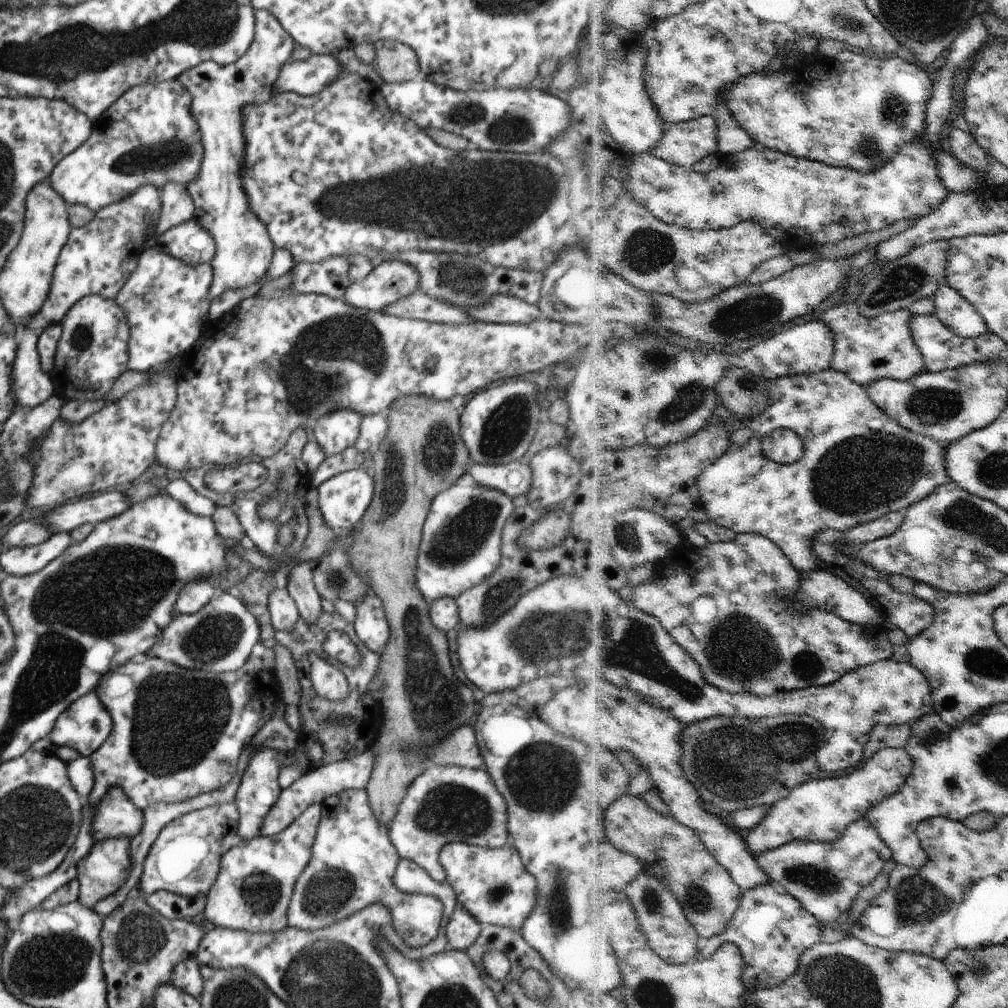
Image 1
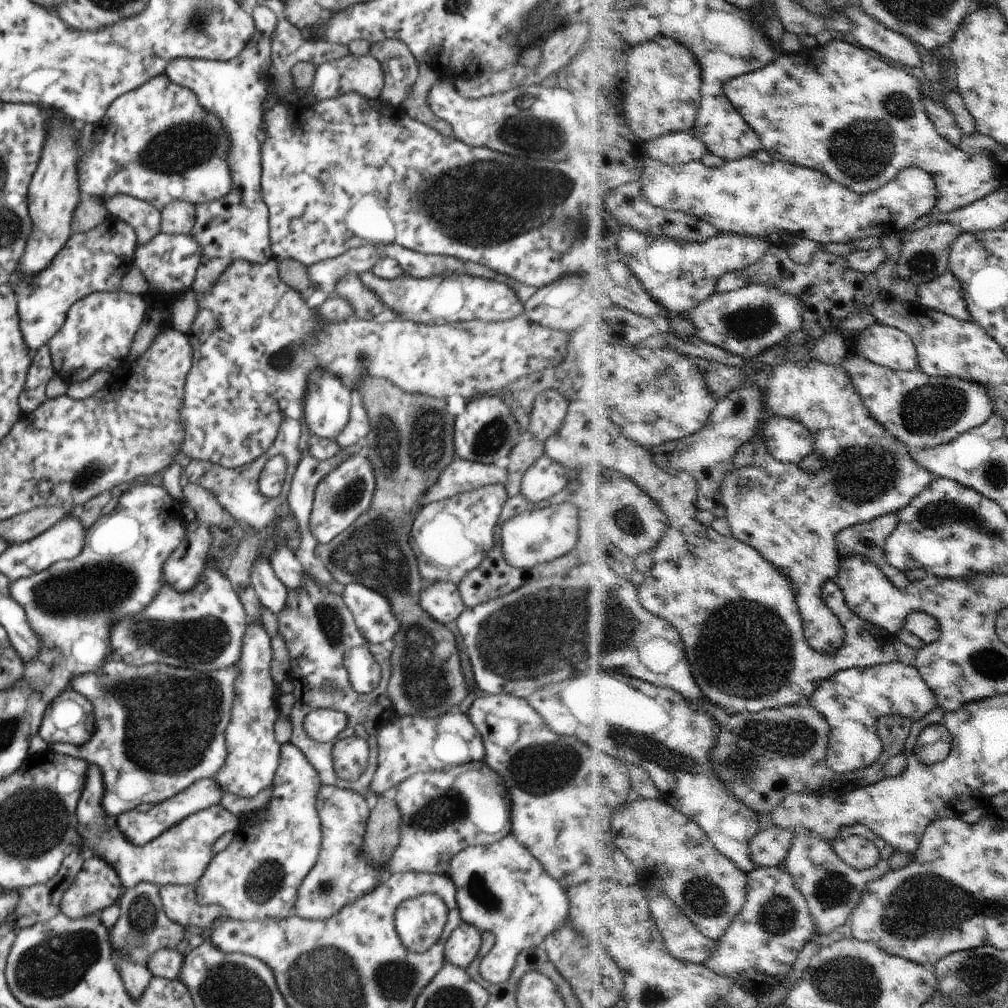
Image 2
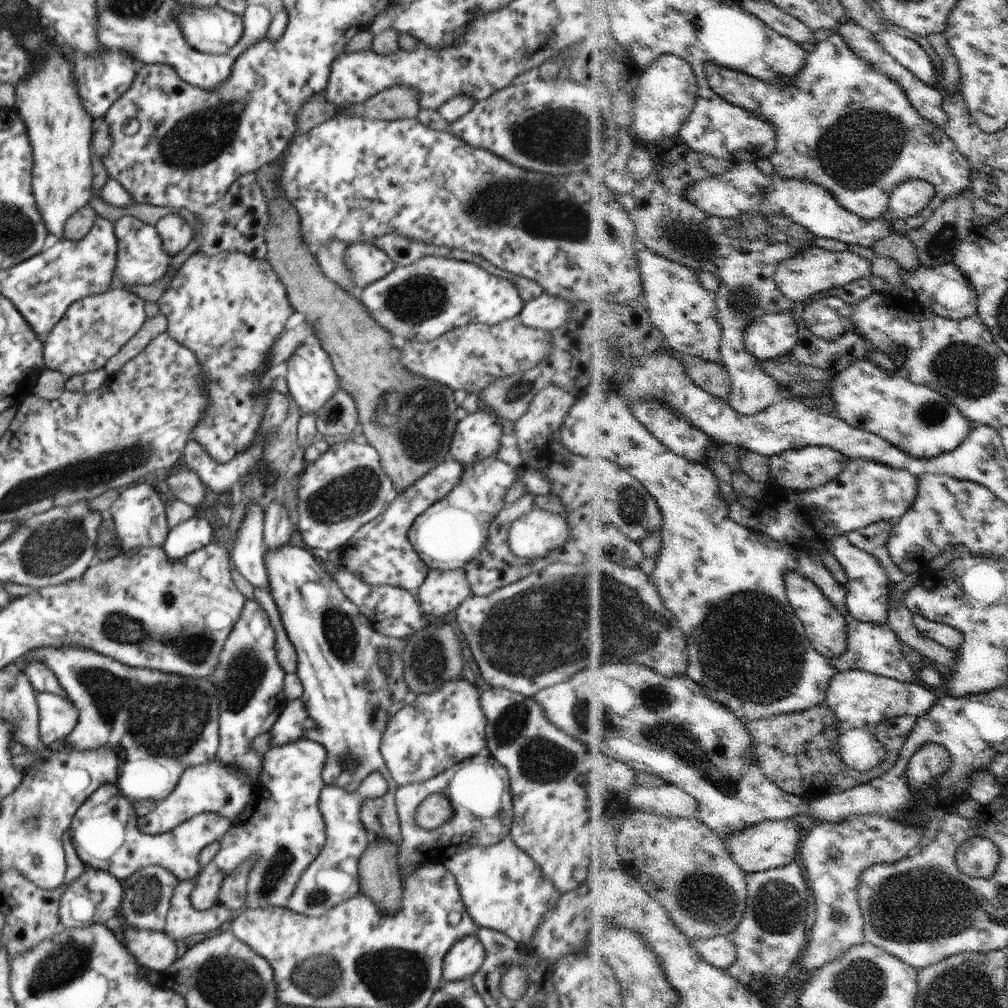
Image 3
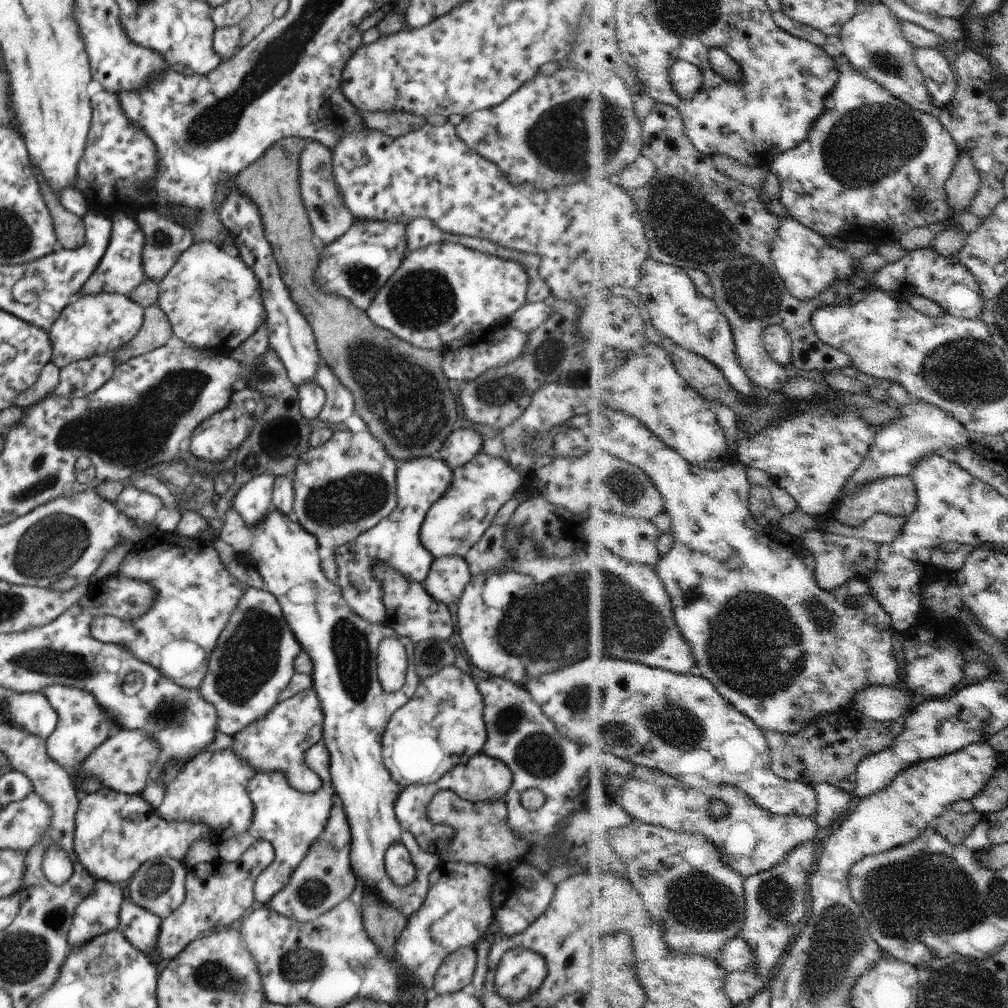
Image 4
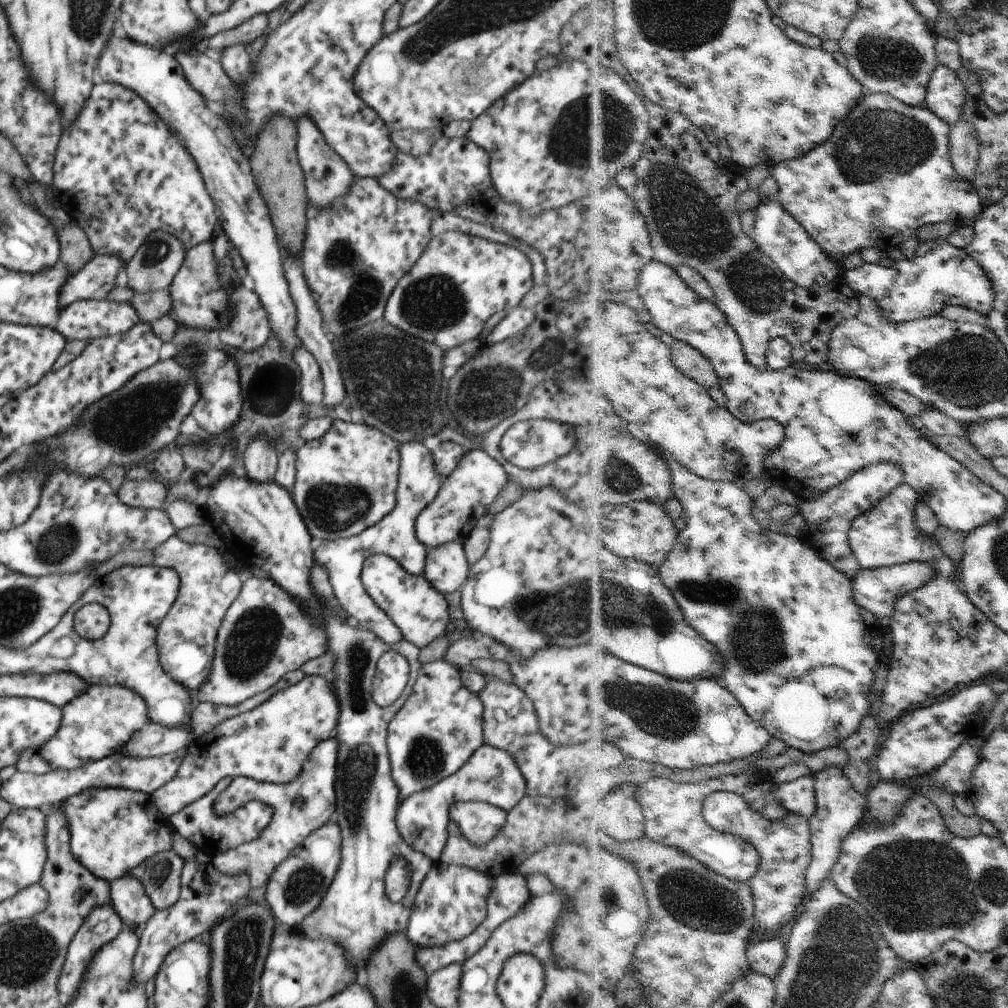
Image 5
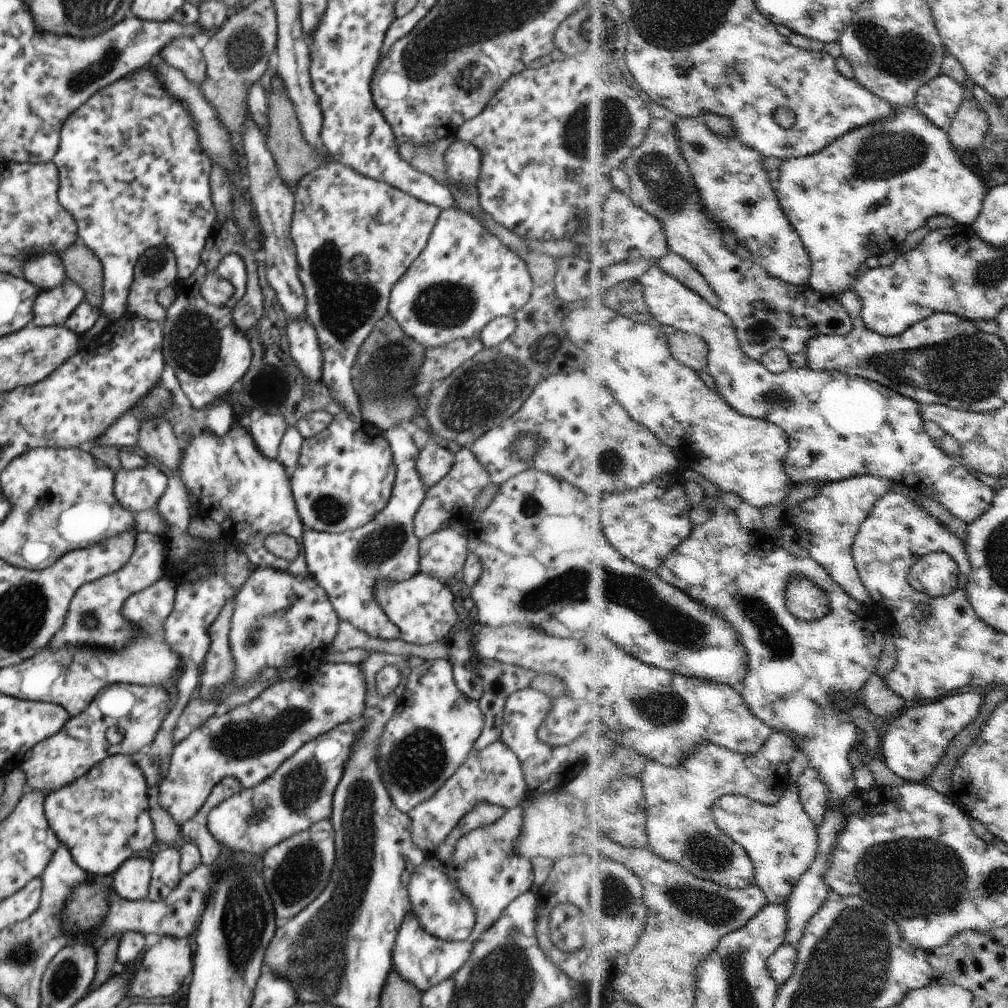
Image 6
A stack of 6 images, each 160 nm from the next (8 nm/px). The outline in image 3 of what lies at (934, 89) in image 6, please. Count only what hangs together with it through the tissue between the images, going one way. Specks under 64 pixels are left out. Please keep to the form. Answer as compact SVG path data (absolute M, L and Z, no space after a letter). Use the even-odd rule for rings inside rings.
M893 31L874 34L885 48L915 76L918 76L925 84L937 88L939 84L939 72L931 60L931 56L925 52L925 48L911 38L899 36Z

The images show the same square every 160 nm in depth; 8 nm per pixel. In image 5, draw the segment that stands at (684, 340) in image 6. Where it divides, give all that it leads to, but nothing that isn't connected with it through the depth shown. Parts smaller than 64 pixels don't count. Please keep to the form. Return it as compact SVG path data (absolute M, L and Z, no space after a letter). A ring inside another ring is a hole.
M674 339L671 344L671 359L678 369L693 380L700 382L707 388L720 386L721 378L713 366L712 360L704 355L698 348L688 342Z

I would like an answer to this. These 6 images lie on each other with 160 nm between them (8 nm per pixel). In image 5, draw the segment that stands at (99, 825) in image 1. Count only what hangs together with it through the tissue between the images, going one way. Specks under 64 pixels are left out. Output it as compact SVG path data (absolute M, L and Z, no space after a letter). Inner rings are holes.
M229 777L220 778L209 789L209 792L167 818L171 828L180 834L182 840L189 841L198 849L220 853L257 838L272 815L272 808L268 804L263 804L261 801L249 801L221 817L217 817L214 813L213 804L215 804L217 796L231 781L232 778Z

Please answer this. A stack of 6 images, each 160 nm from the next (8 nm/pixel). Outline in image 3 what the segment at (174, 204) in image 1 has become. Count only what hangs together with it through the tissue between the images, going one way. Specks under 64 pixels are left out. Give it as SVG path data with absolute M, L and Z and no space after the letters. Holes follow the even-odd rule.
M164 215L154 224L161 248L167 255L175 255L183 250L192 235L190 226L180 216Z

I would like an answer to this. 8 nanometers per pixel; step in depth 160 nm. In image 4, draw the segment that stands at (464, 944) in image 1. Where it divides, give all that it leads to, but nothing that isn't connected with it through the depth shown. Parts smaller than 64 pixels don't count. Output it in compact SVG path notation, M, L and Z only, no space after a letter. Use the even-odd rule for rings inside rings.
M472 946L457 948L437 968L433 978L432 994L443 996L457 990L468 989L476 962L475 950Z

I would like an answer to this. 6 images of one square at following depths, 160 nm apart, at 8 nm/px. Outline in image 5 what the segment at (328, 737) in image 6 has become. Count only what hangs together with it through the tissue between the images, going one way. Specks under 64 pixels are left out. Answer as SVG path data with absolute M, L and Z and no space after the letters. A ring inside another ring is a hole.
M333 736L316 744L305 757L297 776L286 783L262 783L250 778L235 777L219 793L213 804L217 817L234 811L249 801L261 801L272 808L266 827L257 838L223 852L211 852L211 864L221 874L234 877L245 875L253 888L268 881L271 871L291 852L299 848L302 840L334 816L335 763L338 742Z

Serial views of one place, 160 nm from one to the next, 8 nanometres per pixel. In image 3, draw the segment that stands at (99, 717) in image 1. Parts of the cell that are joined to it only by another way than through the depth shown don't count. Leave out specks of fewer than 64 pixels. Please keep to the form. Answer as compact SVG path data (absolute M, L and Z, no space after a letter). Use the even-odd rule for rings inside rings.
M36 693L38 732L41 743L48 746L70 734L77 722L77 711L66 698L51 693Z

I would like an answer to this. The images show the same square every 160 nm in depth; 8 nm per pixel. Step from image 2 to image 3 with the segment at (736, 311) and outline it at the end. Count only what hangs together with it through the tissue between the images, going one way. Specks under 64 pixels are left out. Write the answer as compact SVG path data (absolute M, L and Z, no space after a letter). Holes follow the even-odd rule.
M789 313L755 319L745 333L745 348L760 361L777 360L791 354L798 341L798 324Z

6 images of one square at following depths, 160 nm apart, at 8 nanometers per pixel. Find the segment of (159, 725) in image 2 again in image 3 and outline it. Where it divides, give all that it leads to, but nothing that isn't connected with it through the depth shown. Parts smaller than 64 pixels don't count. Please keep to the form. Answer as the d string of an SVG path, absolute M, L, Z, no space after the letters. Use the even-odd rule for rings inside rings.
M39 645L37 648L32 648L25 652L16 662L21 662L21 672L23 670L23 661L29 663L32 660L40 661L51 671L51 674L56 678L58 685L64 690L66 698L74 705L77 711L77 722L71 730L70 734L63 738L64 743L67 743L71 750L91 750L97 747L112 748L117 754L120 764L118 765L118 780L116 786L118 791L131 804L136 800L154 800L156 804L167 796L168 792L175 786L179 775L190 766L203 764L205 761L211 760L216 756L218 747L218 699L214 694L212 681L209 678L195 679L193 677L179 677L170 675L155 669L130 667L121 664L121 661L114 658L99 654L93 649L80 647L79 645L59 645L58 647L50 647L49 645Z

